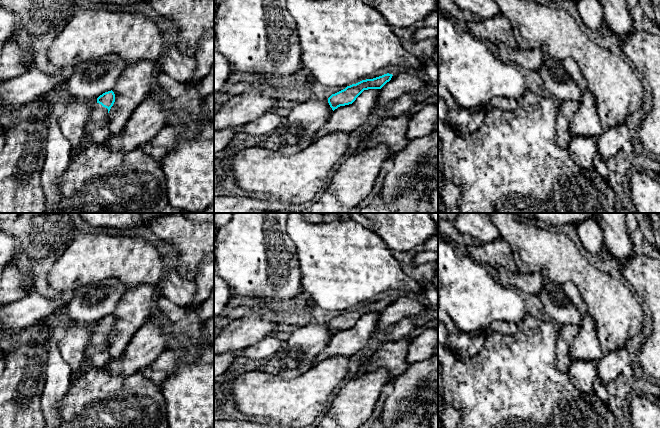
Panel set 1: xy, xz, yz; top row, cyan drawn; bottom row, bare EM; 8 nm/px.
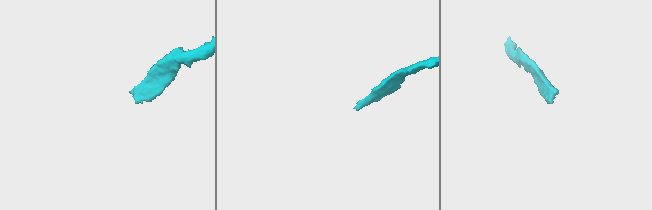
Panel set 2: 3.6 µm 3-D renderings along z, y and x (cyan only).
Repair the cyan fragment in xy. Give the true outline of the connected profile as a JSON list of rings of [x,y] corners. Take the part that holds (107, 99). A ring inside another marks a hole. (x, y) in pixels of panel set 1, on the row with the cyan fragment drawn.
[[[108,91],[97,98],[97,103],[92,106],[91,120],[88,123],[89,143],[104,144],[112,133],[108,126],[108,113],[115,102],[114,92]]]

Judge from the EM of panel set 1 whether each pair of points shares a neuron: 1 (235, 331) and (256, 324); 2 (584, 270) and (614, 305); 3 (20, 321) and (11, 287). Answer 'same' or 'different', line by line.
1: same
2: same
3: different

